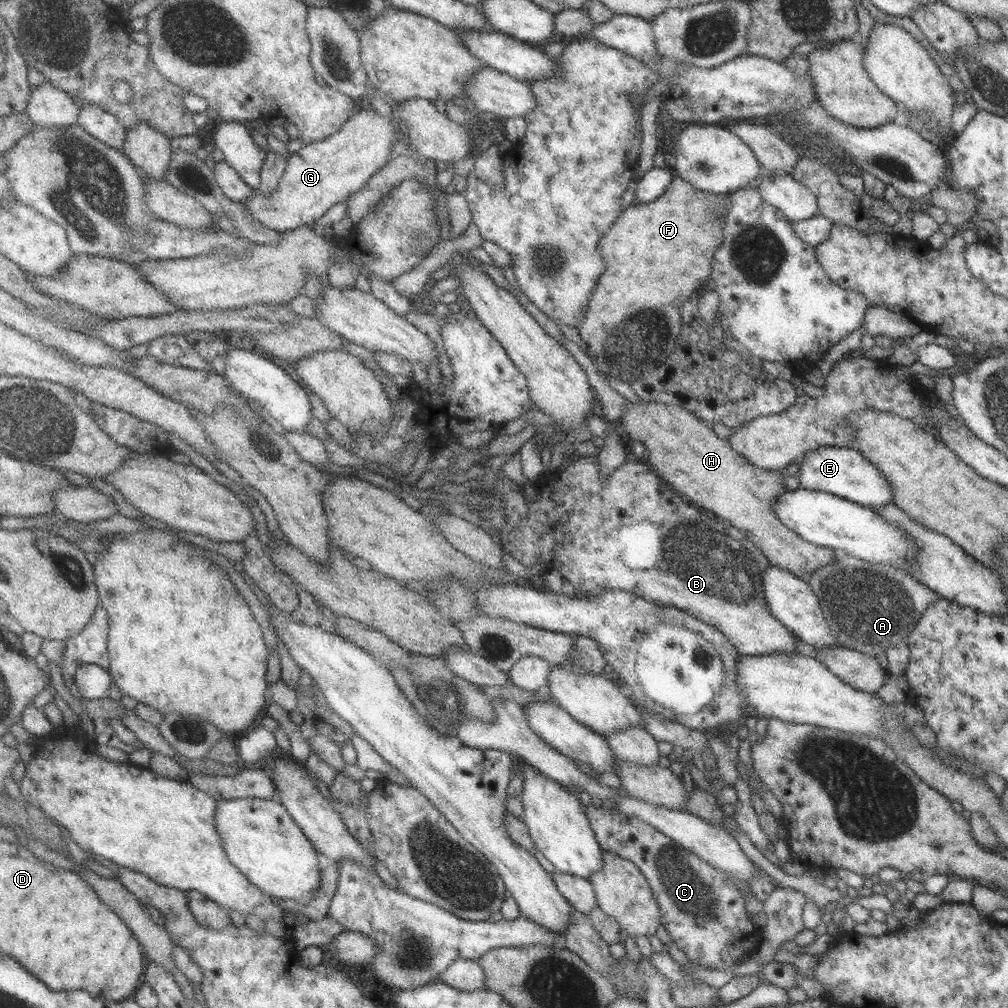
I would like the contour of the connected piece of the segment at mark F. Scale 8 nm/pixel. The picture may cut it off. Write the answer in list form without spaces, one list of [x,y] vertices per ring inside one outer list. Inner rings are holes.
[[[675,176],[666,192],[654,202],[626,207],[598,241],[598,250],[607,267],[592,291],[582,323],[576,328],[587,346],[586,354],[606,380],[630,382],[667,362],[668,356],[674,352],[682,330],[680,307],[710,282],[714,253],[723,243],[723,205],[727,204],[727,196],[729,193],[699,191],[687,180]]]

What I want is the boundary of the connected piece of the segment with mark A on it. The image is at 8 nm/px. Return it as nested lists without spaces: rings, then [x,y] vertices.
[[[842,554],[840,560],[822,566],[816,572],[804,575],[803,579],[820,599],[823,619],[826,620],[827,626],[830,627],[831,632],[836,637],[837,646],[858,650],[862,654],[872,657],[884,654],[888,648],[892,648],[896,644],[907,642],[908,635],[922,618],[927,606],[930,606],[931,602],[938,602],[941,599],[937,592],[920,584],[904,569],[898,570],[898,568],[889,568],[884,564],[868,563],[846,554]]]

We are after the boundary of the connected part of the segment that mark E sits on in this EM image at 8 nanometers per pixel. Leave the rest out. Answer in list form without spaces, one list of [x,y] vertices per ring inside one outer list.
[[[825,446],[808,451],[799,464],[797,475],[800,489],[829,492],[865,507],[884,507],[893,503],[886,477],[852,446]]]

